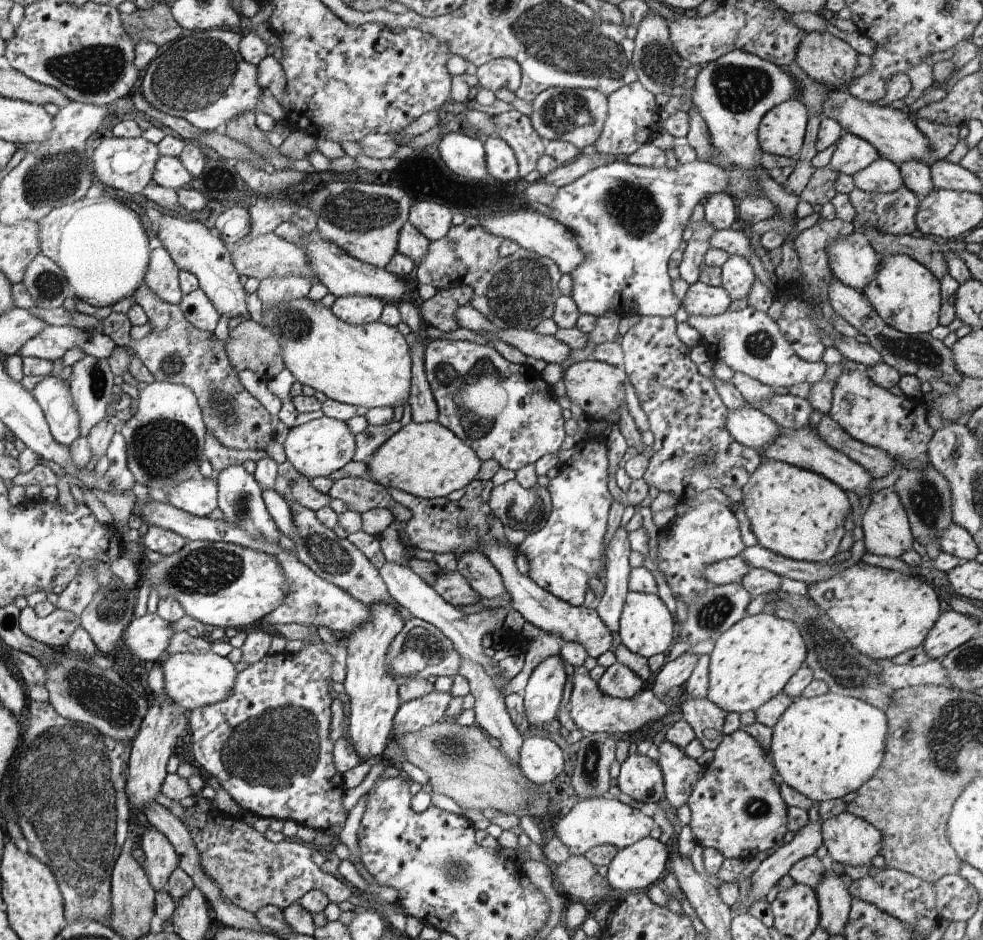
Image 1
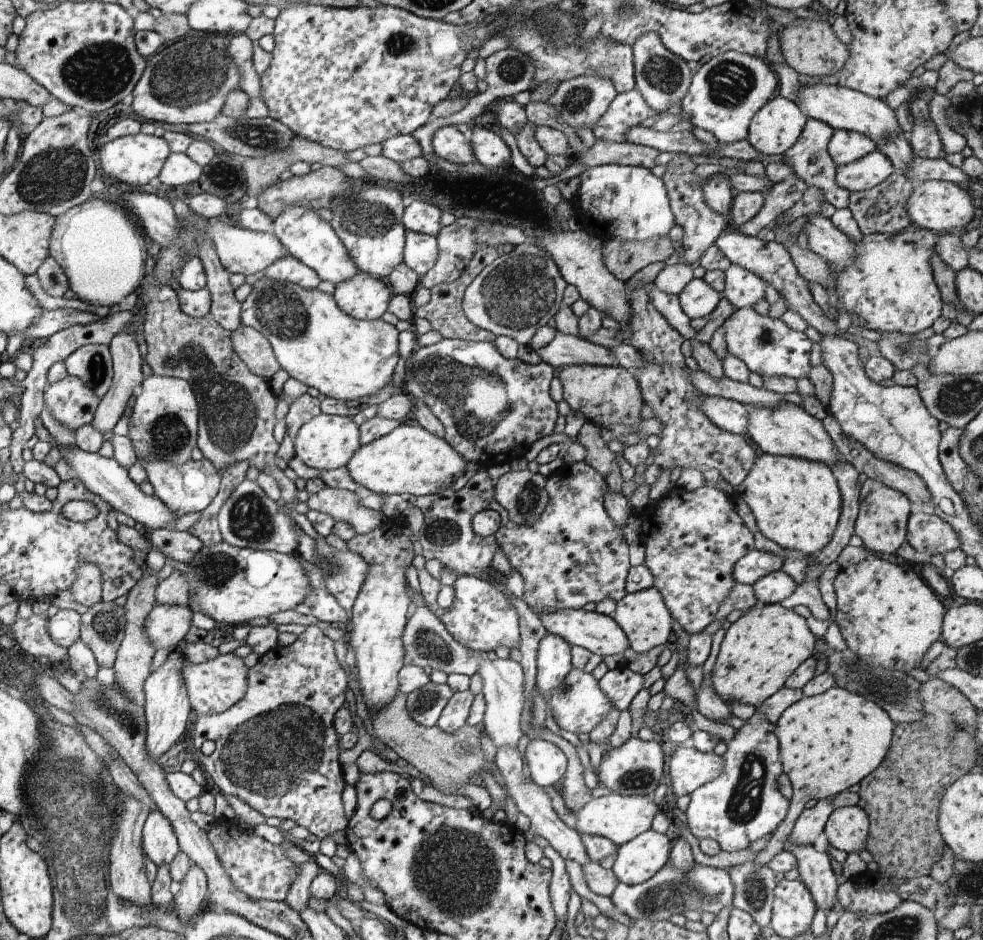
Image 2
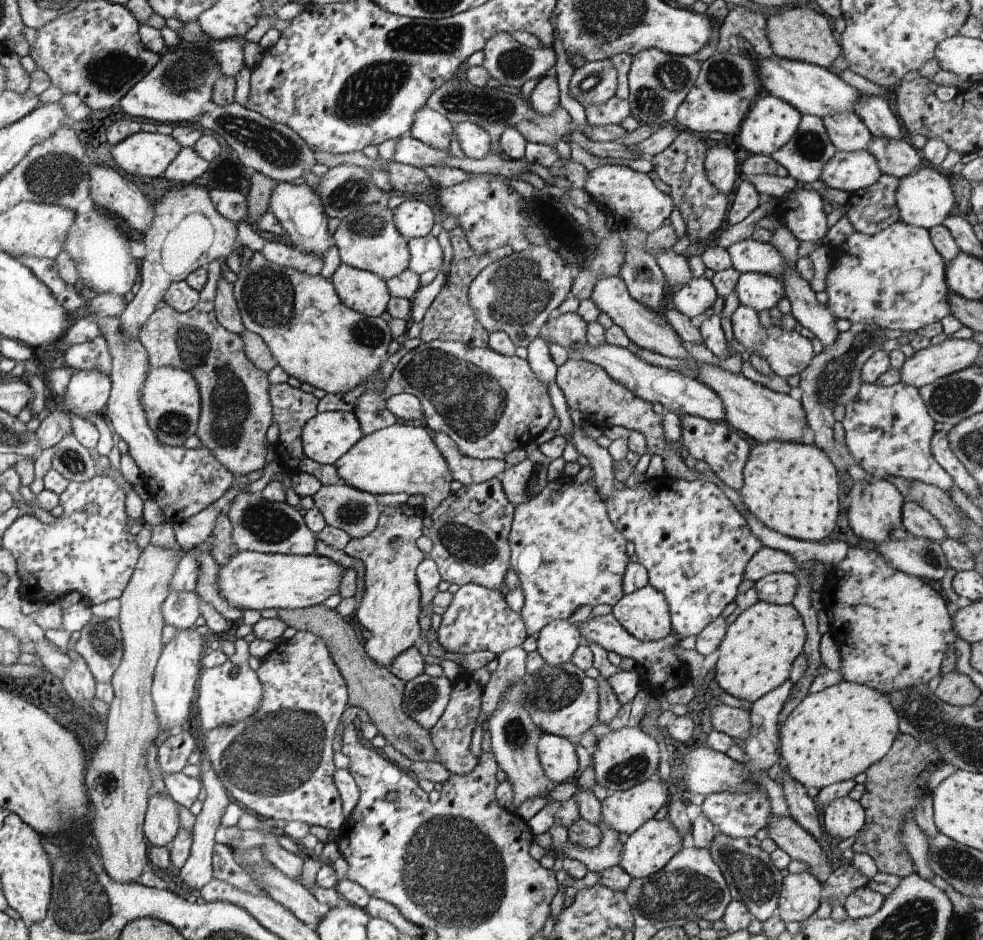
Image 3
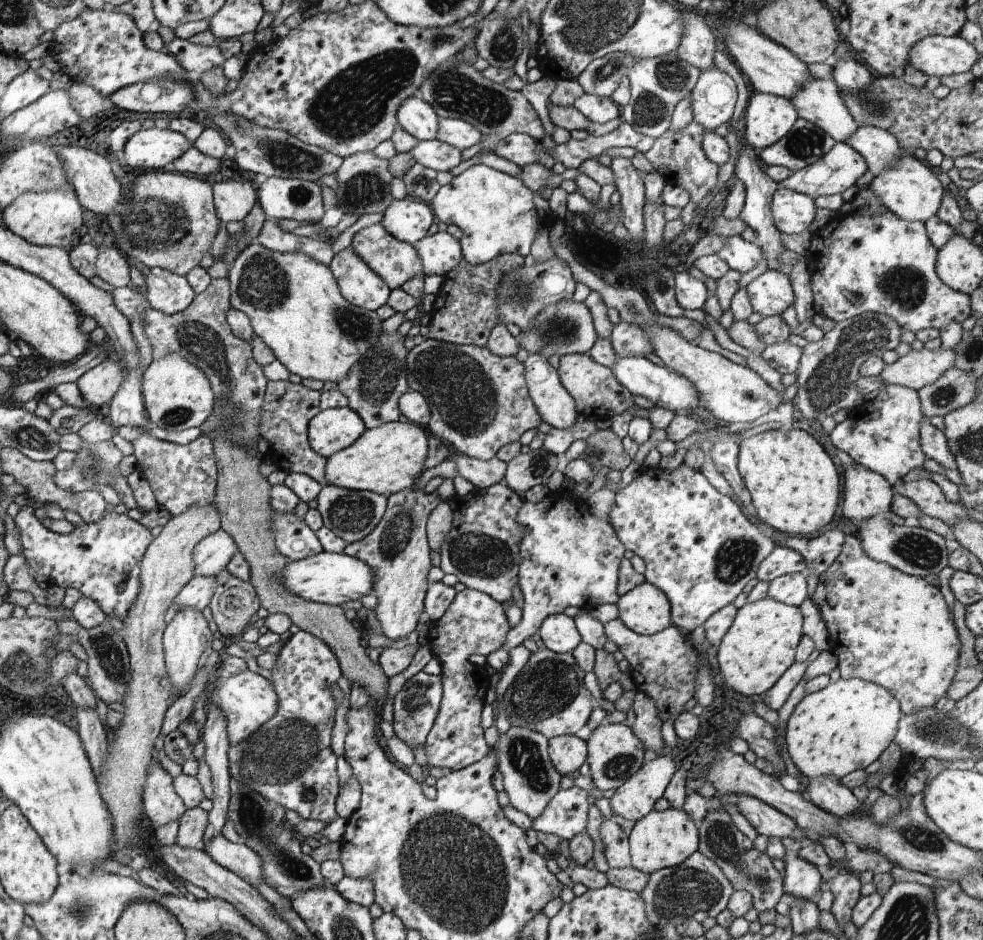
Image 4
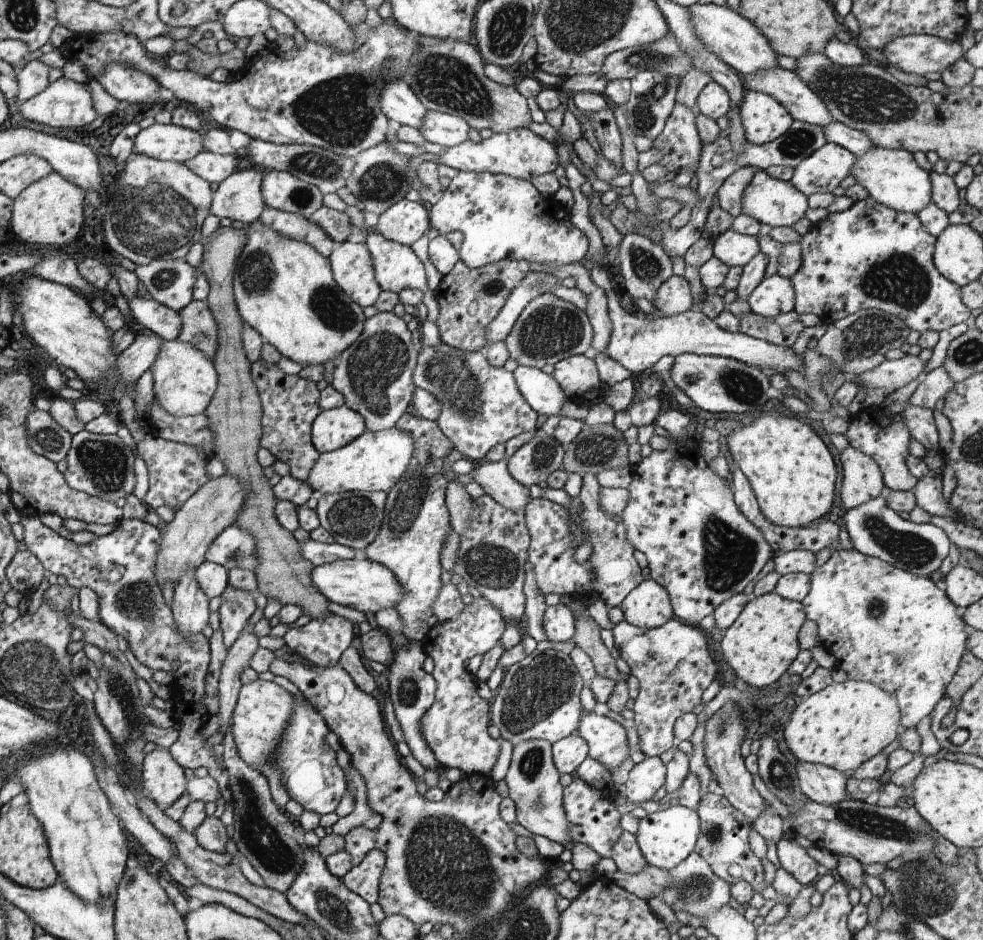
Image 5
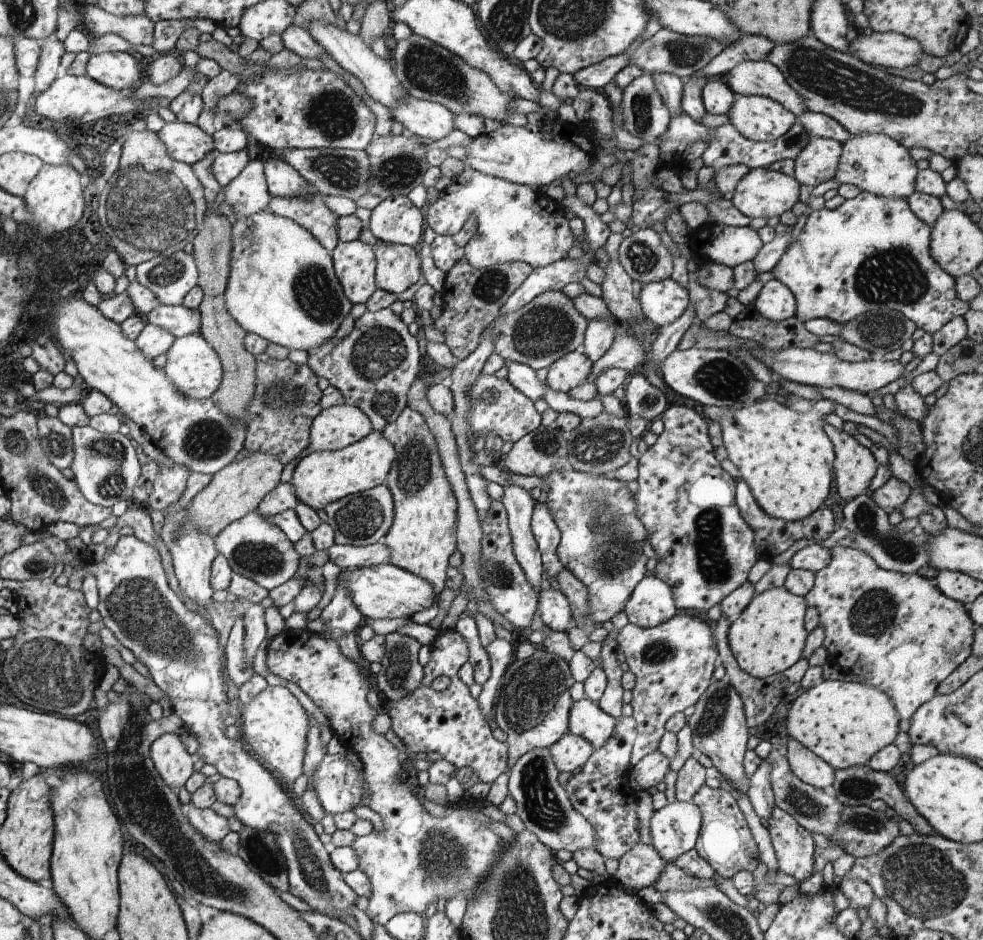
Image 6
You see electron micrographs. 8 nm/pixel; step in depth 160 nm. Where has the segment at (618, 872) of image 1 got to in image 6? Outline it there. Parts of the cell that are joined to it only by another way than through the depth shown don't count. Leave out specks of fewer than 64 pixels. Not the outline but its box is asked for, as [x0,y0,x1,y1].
[650,799,702,863]

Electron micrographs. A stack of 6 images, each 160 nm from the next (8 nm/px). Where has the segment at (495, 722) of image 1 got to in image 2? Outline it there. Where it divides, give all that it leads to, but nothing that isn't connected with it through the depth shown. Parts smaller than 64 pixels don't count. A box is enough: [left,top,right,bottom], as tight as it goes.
[494,746,591,865]

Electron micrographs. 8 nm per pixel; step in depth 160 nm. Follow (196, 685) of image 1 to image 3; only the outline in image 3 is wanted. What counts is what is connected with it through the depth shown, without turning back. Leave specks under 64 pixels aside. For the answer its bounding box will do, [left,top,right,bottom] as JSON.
[195,637,265,731]

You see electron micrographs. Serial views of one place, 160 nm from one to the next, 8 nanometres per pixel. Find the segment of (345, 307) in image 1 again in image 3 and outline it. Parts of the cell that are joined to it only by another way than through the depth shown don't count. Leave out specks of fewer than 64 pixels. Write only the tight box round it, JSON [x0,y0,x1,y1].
[330,263,392,317]

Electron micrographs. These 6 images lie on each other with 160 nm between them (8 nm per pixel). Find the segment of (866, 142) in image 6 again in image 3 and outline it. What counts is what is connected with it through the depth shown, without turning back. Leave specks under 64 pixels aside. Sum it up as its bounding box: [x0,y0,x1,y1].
[895,163,956,230]

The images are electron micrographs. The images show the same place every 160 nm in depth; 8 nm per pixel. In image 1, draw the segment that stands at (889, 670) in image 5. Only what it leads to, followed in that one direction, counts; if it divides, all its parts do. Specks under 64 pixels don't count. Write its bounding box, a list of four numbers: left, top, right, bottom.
[807,560,941,661]

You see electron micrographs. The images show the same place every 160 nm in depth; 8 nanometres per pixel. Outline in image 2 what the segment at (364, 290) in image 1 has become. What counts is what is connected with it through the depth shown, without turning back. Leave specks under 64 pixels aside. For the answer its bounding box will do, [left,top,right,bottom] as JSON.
[273,206,361,285]

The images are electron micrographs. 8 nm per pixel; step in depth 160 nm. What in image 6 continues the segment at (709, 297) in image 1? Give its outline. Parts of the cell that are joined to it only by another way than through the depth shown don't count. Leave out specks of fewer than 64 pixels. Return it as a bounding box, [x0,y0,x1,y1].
[639,277,689,326]

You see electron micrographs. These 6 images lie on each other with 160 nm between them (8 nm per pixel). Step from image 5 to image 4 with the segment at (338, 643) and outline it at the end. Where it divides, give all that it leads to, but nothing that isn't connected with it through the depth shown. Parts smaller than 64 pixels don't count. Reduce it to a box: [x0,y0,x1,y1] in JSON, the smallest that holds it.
[229,631,343,824]

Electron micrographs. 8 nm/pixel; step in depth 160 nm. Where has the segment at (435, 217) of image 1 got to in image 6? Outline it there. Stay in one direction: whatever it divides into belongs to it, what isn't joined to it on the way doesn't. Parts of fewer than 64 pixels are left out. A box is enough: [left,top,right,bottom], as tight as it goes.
[368,195,426,248]

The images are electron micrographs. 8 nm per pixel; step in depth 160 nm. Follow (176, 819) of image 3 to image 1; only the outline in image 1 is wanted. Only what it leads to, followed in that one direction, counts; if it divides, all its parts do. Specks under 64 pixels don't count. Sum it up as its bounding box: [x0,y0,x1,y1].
[138,825,178,891]

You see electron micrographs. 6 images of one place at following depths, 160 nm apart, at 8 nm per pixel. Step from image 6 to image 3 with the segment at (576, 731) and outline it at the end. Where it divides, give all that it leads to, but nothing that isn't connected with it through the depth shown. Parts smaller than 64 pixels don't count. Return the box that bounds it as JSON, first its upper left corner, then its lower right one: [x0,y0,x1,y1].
[592,725,662,793]

